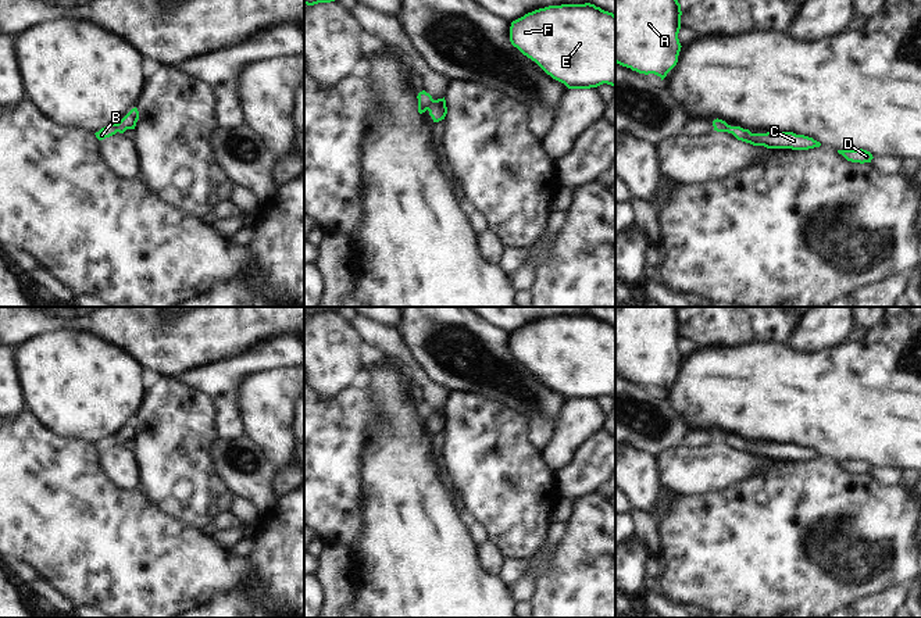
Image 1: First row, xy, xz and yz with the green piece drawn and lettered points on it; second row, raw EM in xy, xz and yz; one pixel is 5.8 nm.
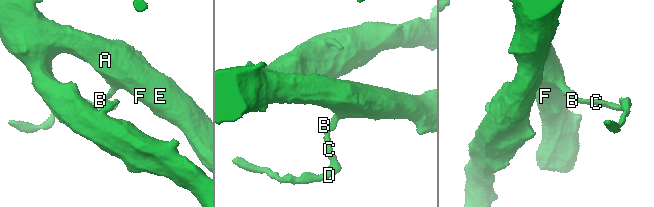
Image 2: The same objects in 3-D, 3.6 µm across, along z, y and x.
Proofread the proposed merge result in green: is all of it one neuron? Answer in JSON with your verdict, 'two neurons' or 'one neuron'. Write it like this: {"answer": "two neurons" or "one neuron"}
{"answer": "one neuron"}

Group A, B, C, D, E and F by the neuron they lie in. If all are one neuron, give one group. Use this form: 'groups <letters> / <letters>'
groups A B C D E F

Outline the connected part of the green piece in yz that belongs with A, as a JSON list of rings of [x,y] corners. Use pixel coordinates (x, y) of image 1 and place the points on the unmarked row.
[[[615,307],[615,374],[639,385],[654,385],[663,392],[678,374],[681,326],[675,307]]]

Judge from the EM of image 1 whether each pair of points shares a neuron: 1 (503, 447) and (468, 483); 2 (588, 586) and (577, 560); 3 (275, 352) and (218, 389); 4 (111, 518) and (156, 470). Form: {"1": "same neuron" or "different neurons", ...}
{"1": "same neuron", "2": "same neuron", "3": "same neuron", "4": "different neurons"}

